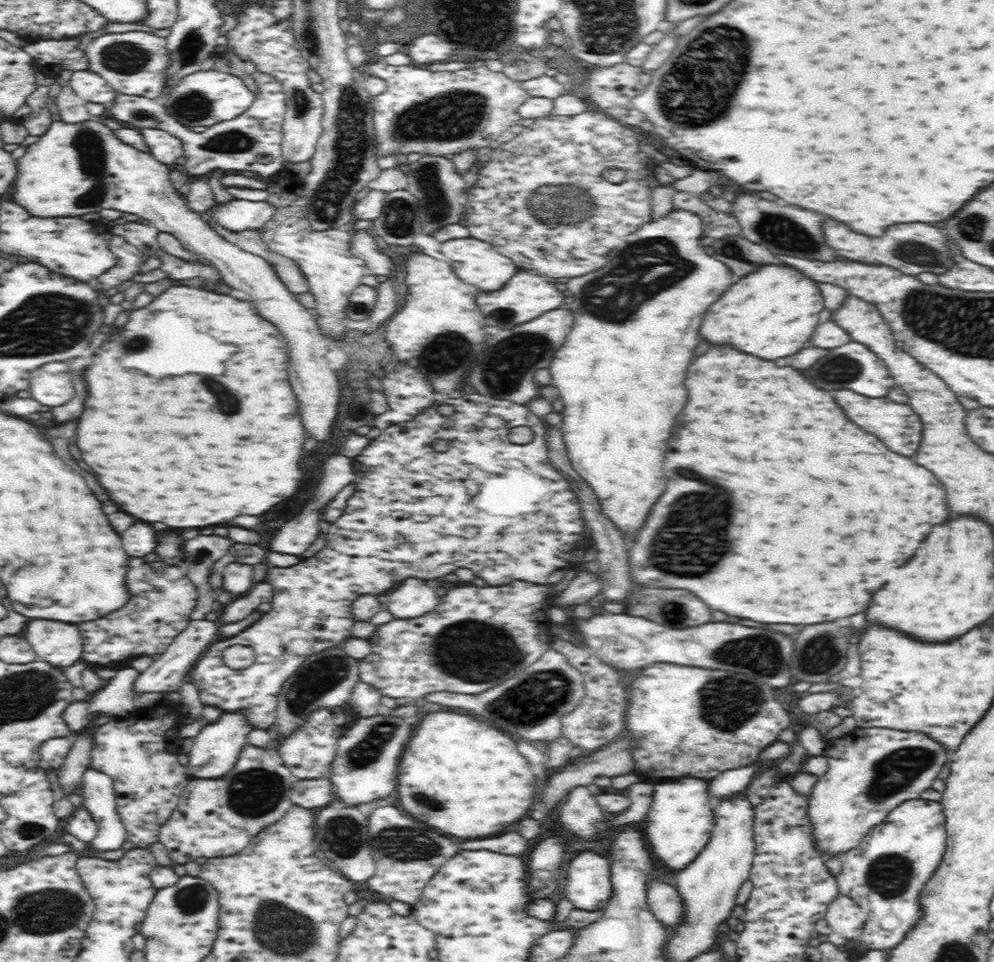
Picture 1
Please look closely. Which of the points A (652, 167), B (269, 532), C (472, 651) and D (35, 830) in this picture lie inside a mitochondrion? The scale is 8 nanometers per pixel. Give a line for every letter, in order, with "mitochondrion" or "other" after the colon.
A: other
B: other
C: mitochondrion
D: mitochondrion

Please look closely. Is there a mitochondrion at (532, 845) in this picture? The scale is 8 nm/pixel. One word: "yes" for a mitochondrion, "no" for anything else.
no

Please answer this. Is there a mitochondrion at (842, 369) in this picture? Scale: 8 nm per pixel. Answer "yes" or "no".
yes

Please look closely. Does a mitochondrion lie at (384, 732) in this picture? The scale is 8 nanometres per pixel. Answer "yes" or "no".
yes

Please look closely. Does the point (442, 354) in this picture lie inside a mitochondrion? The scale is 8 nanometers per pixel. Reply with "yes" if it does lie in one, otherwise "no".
yes

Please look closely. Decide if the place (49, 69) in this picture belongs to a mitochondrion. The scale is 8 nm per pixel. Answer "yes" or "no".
no

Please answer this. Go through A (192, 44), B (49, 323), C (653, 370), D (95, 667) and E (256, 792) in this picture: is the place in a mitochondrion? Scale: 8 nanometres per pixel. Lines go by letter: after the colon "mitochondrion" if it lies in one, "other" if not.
A: mitochondrion
B: mitochondrion
C: other
D: other
E: mitochondrion

